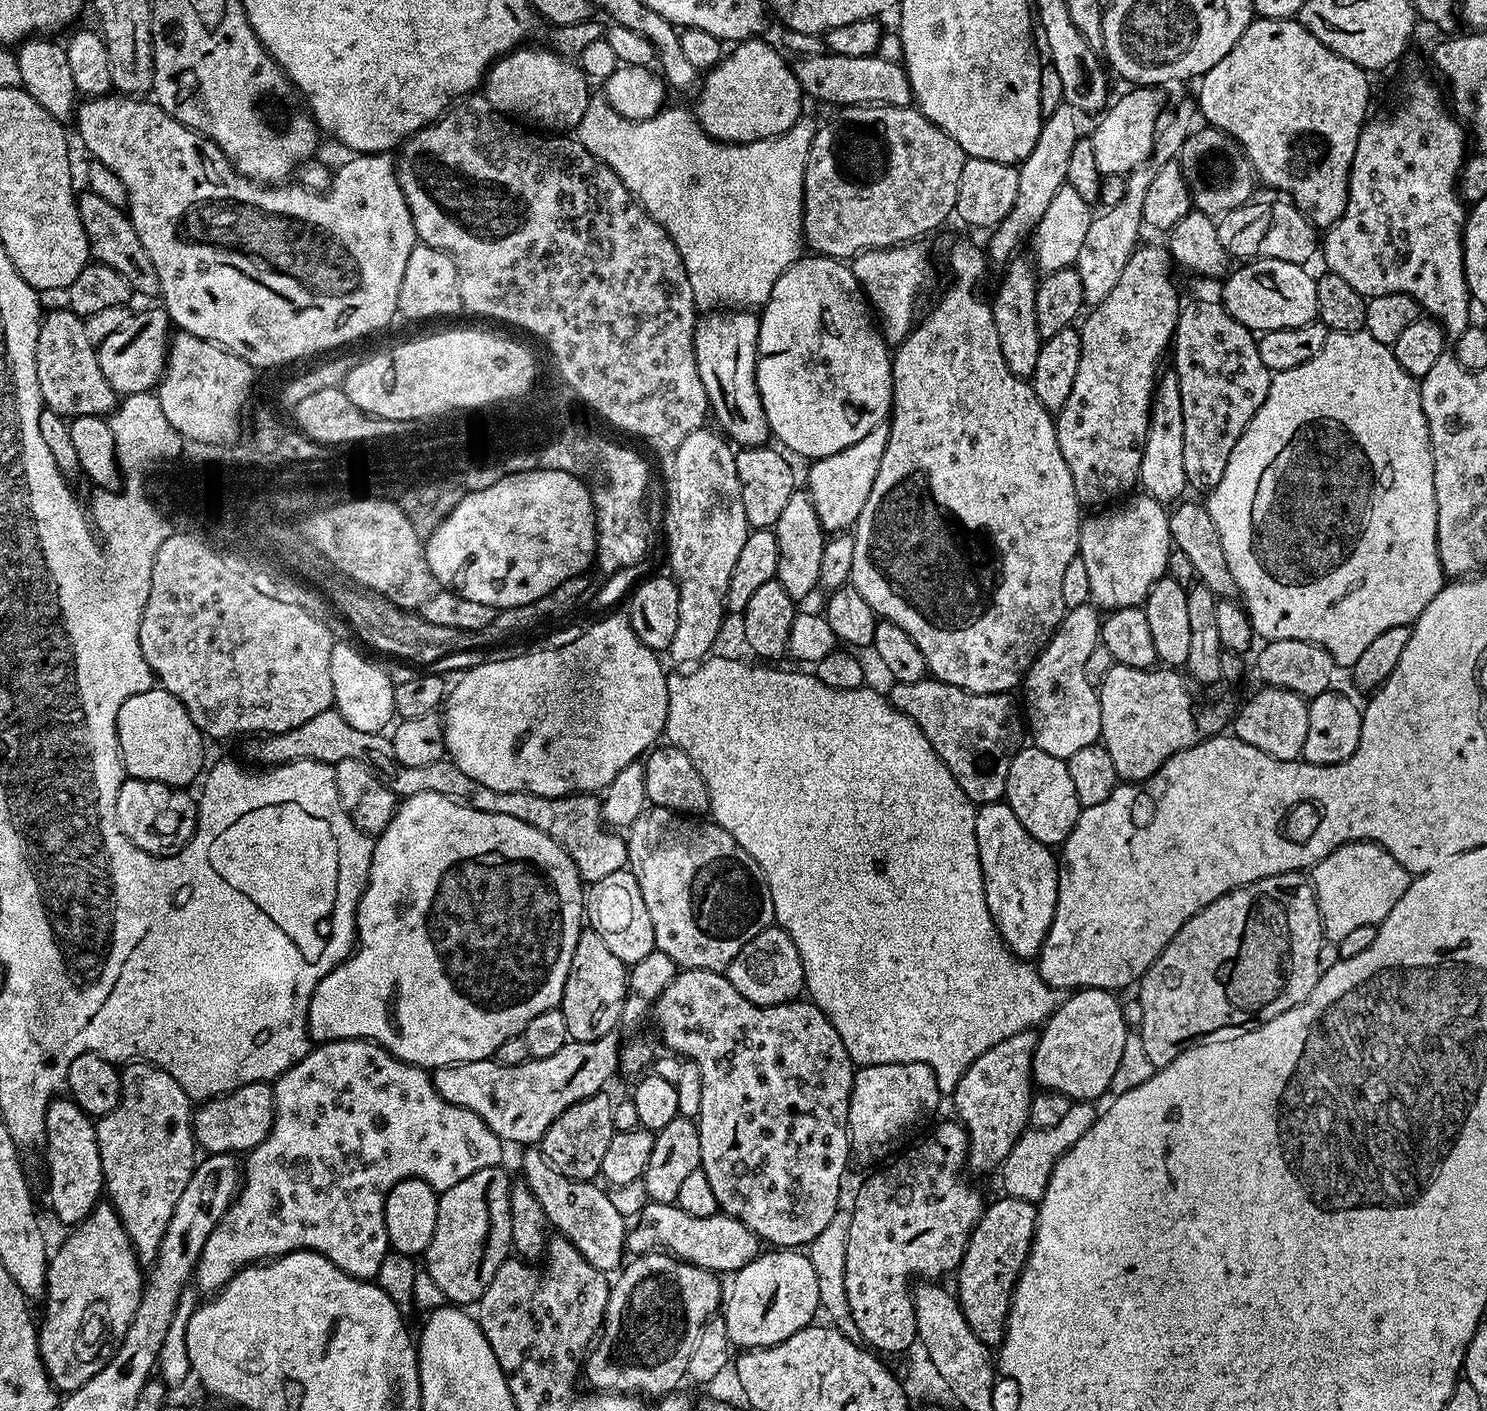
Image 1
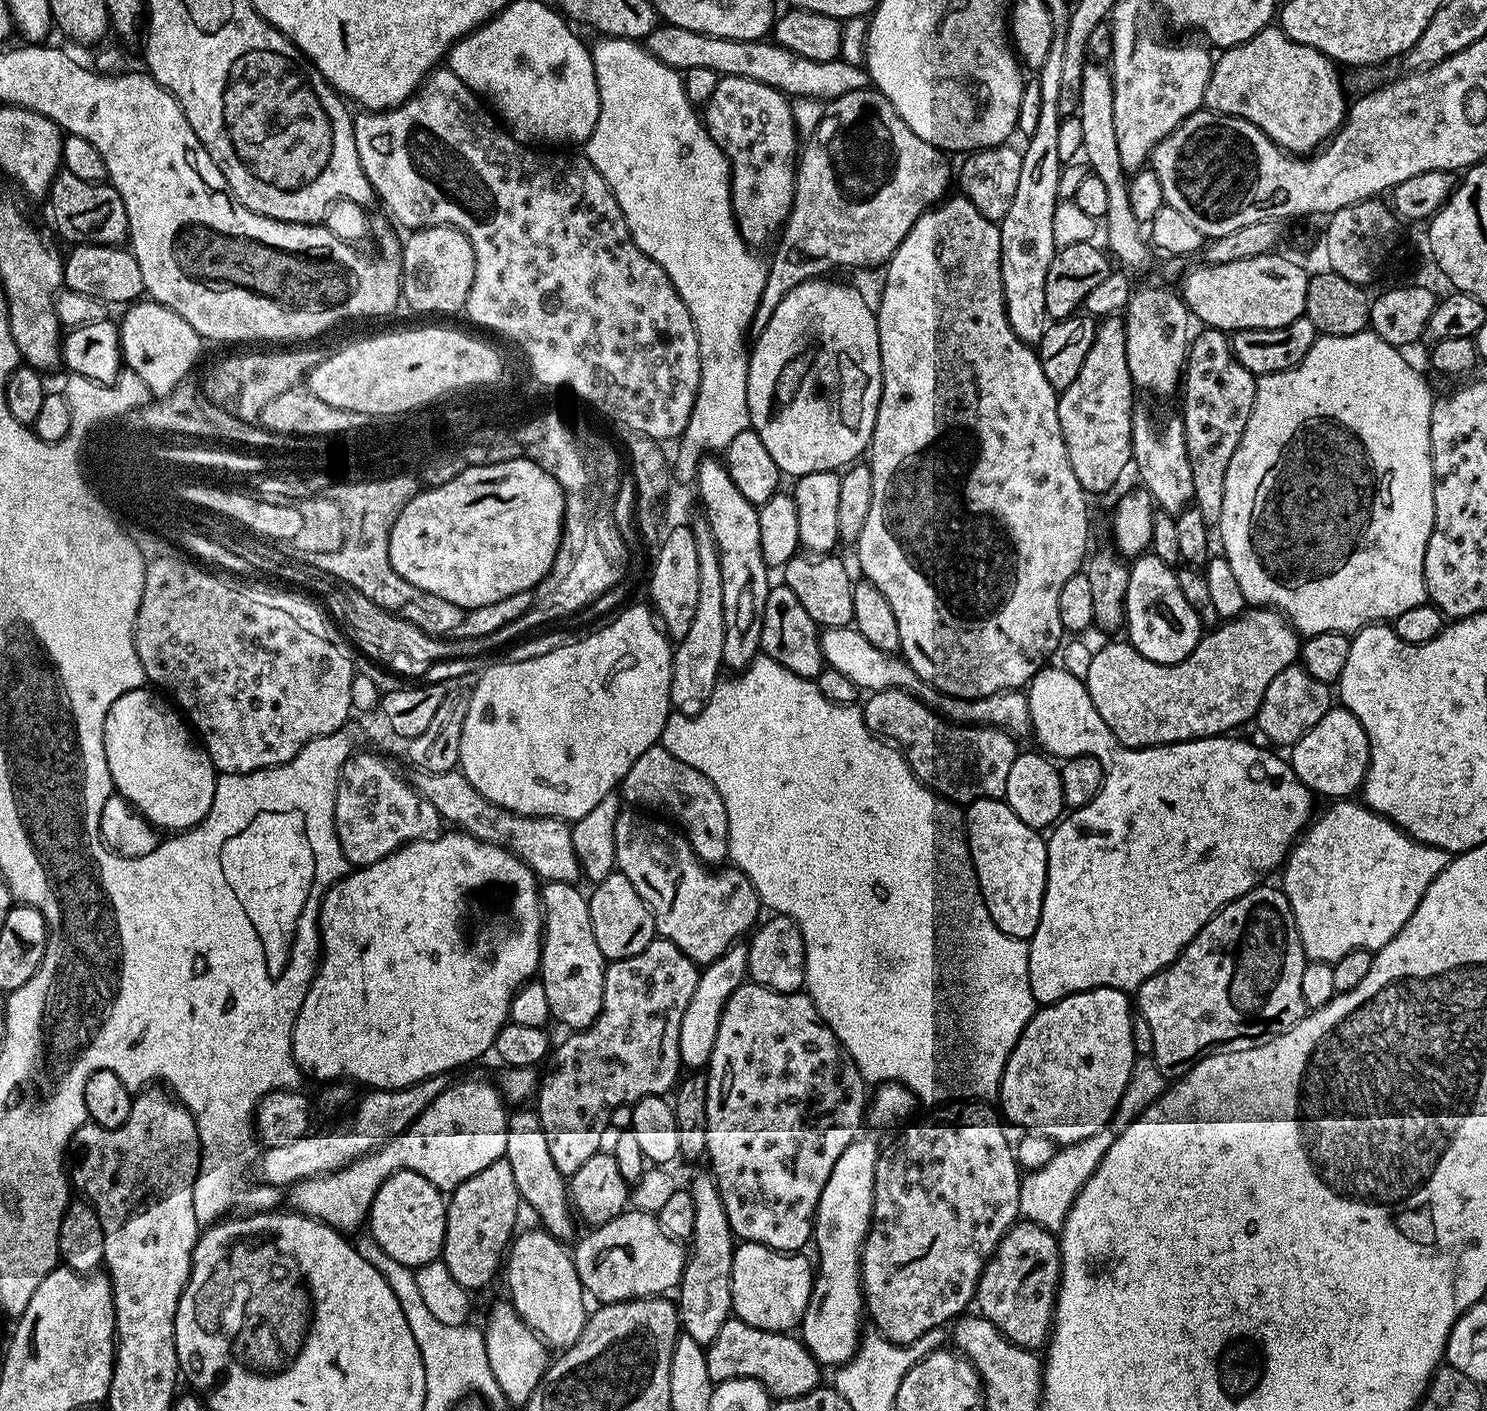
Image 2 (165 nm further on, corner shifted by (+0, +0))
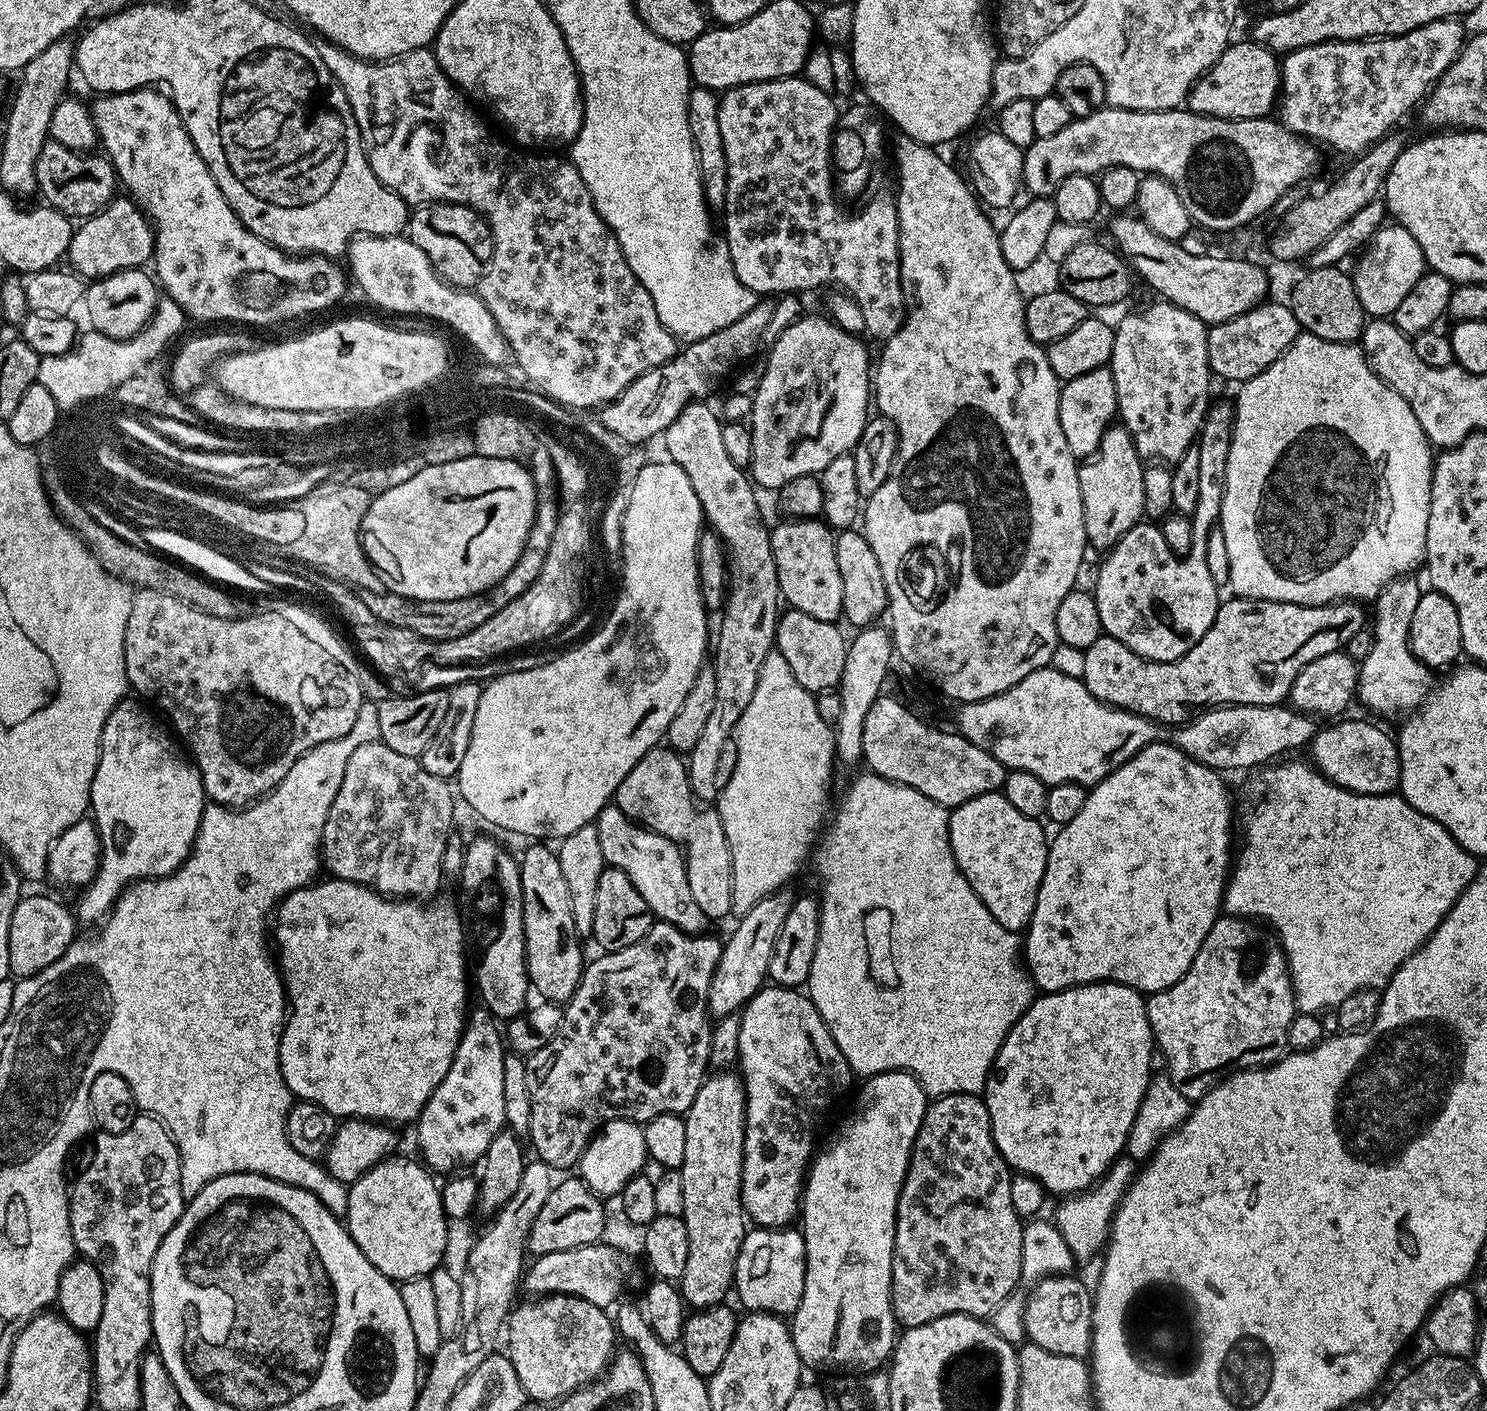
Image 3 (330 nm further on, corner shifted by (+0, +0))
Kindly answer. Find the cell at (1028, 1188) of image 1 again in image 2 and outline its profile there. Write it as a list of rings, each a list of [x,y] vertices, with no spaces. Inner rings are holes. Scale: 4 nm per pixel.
[[[1109,1127],[1092,1134],[1080,1143],[1063,1145],[1057,1149],[1054,1158],[1044,1167],[1025,1173],[1020,1181],[1019,1208],[1023,1219],[1034,1221],[1051,1232],[1063,1229],[1065,1216],[1073,1205],[1074,1198],[1080,1193],[1082,1186],[1097,1169],[1098,1163],[1113,1144],[1115,1134]]]

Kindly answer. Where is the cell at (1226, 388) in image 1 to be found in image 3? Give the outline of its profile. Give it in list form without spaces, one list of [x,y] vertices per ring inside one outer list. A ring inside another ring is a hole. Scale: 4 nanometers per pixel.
[[[1213,403],[1204,415],[1198,437],[1202,471],[1198,506],[1191,514],[1194,546],[1190,546],[1190,554],[1175,556],[1170,546],[1166,546],[1159,527],[1152,522],[1141,522],[1108,549],[1096,572],[1094,595],[1104,632],[1147,660],[1170,662],[1182,658],[1210,630],[1220,609],[1222,596],[1216,593],[1218,586],[1206,567],[1206,542],[1210,530],[1217,527],[1222,510],[1226,462],[1230,458],[1235,421],[1236,409],[1231,403]]]

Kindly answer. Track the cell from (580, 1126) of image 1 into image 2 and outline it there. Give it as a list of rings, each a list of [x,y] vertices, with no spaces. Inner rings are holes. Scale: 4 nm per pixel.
[[[663,938],[652,940],[650,946],[646,946],[646,950],[642,950],[642,954],[634,954],[634,958],[613,960],[605,967],[602,1010],[598,1014],[598,1018],[588,1028],[581,1028],[568,1034],[568,1037],[557,1048],[555,1045],[550,1060],[551,1063],[556,1063],[556,1069],[545,1080],[543,1077],[539,1081],[538,1095],[534,1100],[534,1111],[540,1116],[542,1130],[546,1134],[546,1146],[550,1146],[550,1158],[554,1158],[554,1166],[558,1166],[558,1170],[563,1176],[570,1178],[576,1173],[578,1166],[582,1166],[588,1159],[594,1158],[596,1152],[601,1151],[603,1144],[600,1143],[604,1140],[604,1131],[609,1131],[614,1109],[623,1104],[634,1105],[647,1096],[667,1097],[675,1089],[682,1076],[682,1065],[678,1054],[678,1029],[682,1026],[682,1014],[686,1014],[686,1002],[690,1002],[690,994],[694,994],[694,986],[698,986],[700,974],[701,969],[692,959],[686,954],[682,954],[682,950],[678,950],[678,946],[674,946],[674,942]]]

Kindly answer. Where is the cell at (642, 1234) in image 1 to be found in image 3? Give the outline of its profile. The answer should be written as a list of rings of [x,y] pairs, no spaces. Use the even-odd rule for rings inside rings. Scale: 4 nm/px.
[[[604,1243],[578,1246],[574,1250],[554,1250],[550,1254],[535,1257],[527,1265],[522,1277],[523,1291],[528,1291],[528,1294],[536,1298],[551,1295],[577,1296],[599,1308],[611,1309],[621,1299],[620,1291],[632,1276],[632,1260],[626,1253]]]

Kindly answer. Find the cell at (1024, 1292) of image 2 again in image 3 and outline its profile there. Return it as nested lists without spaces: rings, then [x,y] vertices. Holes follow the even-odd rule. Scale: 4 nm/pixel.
[[[1075,1274],[1050,1275],[1035,1283],[1027,1293],[1024,1335],[1050,1354],[1087,1357],[1092,1351],[1093,1293]]]

